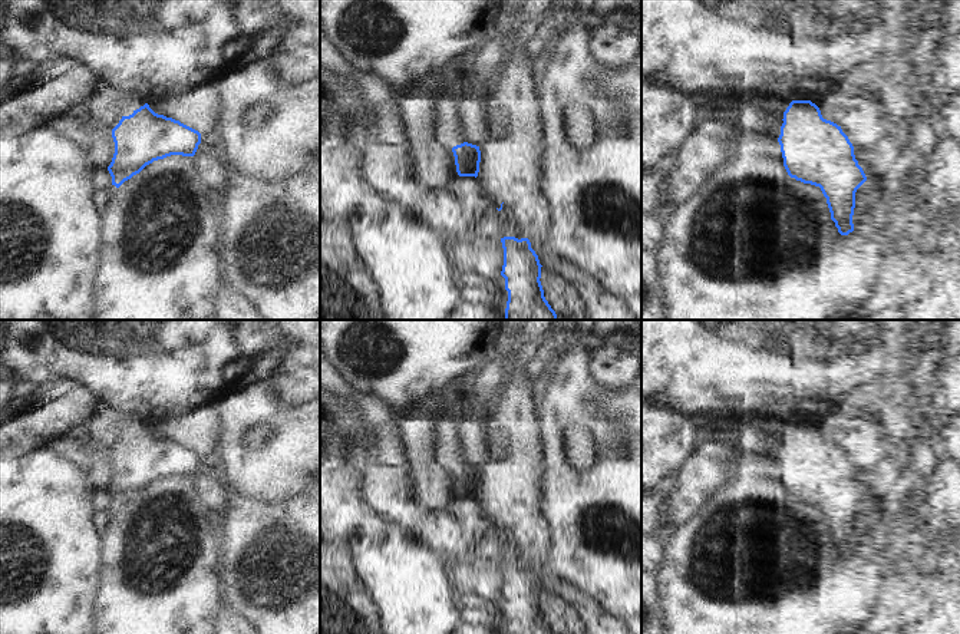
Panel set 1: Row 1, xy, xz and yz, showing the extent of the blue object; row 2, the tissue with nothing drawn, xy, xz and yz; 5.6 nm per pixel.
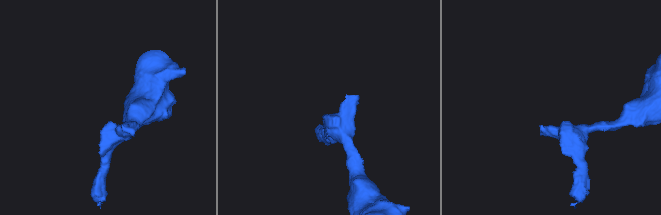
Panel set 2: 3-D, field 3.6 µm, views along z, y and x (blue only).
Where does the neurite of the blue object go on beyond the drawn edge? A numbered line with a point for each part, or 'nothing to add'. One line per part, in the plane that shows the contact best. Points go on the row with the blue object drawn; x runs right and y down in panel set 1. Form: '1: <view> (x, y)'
1: xy (131, 101)

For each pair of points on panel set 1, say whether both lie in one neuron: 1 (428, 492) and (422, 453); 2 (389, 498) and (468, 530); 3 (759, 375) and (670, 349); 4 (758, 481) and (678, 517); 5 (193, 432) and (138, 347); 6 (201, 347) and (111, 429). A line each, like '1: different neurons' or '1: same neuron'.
1: same neuron
2: same neuron
3: same neuron
4: different neurons
5: different neurons
6: different neurons

